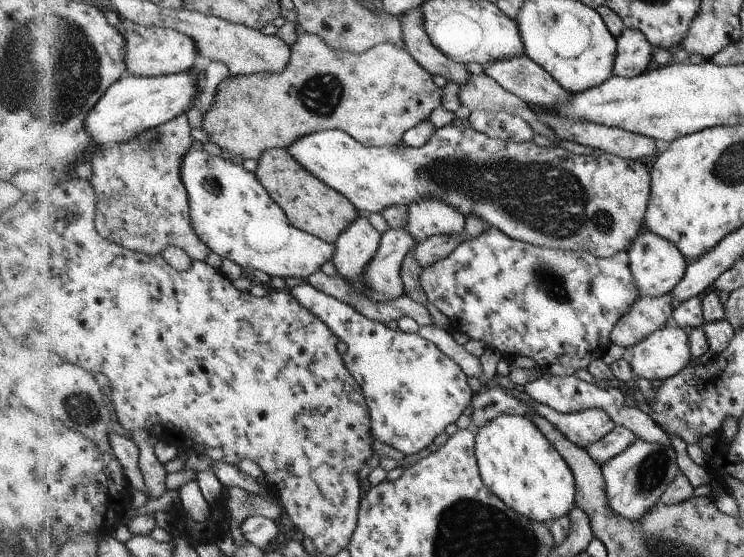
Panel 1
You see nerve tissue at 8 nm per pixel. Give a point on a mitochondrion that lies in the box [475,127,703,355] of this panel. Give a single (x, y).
(550, 279)

